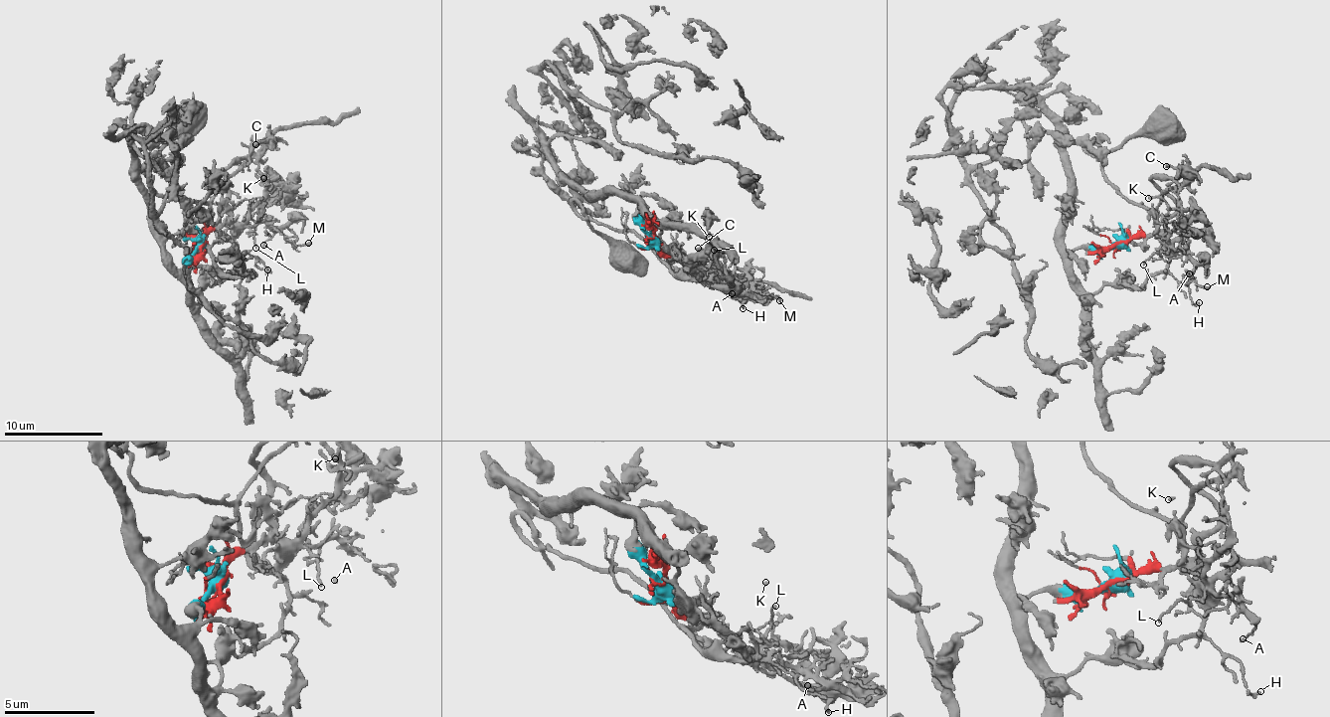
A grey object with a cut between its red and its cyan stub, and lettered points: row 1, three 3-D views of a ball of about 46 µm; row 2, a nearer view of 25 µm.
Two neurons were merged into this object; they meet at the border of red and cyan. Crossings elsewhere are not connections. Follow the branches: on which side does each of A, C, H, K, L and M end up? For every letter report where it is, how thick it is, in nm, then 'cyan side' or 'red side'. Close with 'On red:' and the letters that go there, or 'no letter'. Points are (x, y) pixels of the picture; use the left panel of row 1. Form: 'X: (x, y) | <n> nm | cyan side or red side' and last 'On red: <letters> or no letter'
A: (263, 245) | 120 nm | red side
C: (255, 144) | 150 nm | red side
H: (267, 269) | 160 nm | red side
K: (263, 178) | 130 nm | red side
L: (255, 248) | 110 nm | red side
M: (308, 243) | 120 nm | red side
On red: A, C, H, K, L, M

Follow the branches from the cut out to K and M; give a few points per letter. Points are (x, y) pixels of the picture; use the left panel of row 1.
K: (201, 245), (209, 230), (242, 221), (249, 214), (264, 194), (264, 184), (260, 184), (267, 176), (263, 178)
M: (201, 245), (209, 230), (233, 223), (270, 224), (293, 246), (309, 243)

